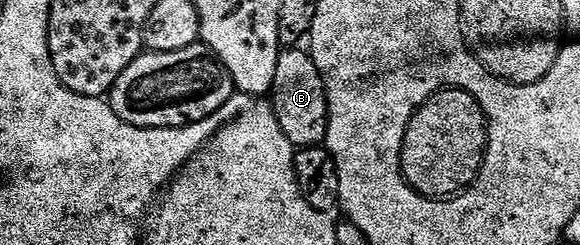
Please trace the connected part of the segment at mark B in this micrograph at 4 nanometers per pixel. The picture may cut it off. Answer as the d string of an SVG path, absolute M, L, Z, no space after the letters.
M286 47L278 54L276 75L272 90L274 114L288 139L298 149L318 147L325 142L328 127L328 103L324 79L310 57L302 47Z

